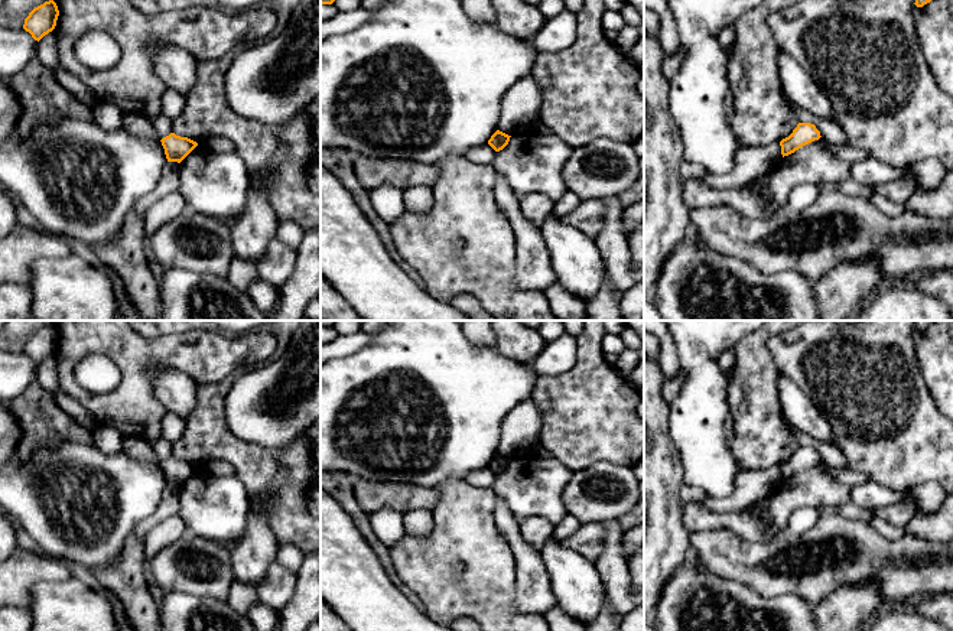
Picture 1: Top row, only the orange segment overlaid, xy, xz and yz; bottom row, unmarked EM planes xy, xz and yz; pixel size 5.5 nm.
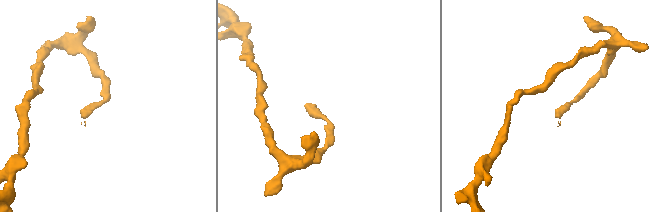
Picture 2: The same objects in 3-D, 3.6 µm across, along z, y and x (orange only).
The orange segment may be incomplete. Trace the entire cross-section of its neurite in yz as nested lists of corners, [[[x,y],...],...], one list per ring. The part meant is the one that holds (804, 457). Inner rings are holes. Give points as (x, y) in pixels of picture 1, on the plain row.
[[[798,446],[793,456],[780,465],[781,478],[788,479],[798,474],[800,471],[819,464],[820,455],[816,452],[814,448],[810,446]]]

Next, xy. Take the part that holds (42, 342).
[[[53,323],[45,325],[29,336],[25,342],[23,352],[39,365],[45,358],[55,352],[58,339],[59,334],[56,326]]]

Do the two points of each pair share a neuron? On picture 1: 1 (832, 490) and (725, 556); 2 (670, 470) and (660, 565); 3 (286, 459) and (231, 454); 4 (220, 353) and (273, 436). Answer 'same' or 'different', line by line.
1: different
2: same
3: same
4: different

